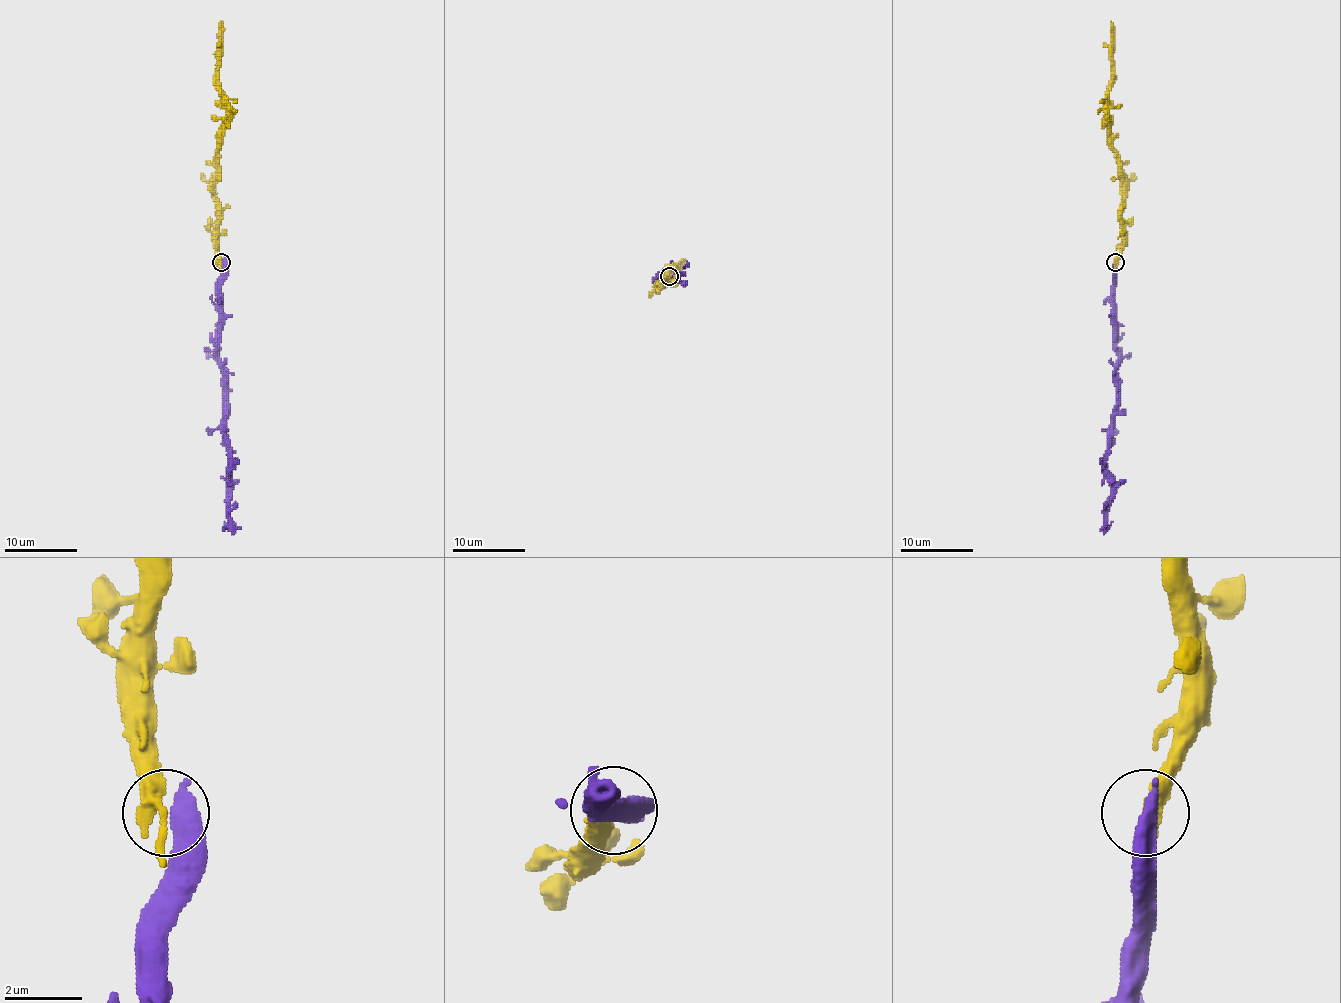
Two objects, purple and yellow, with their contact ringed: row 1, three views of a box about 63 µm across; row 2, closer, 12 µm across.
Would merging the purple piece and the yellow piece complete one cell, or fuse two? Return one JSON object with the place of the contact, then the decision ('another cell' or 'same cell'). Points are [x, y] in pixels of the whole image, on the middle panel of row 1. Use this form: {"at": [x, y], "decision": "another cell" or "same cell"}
{"at": [669, 276], "decision": "same cell"}

